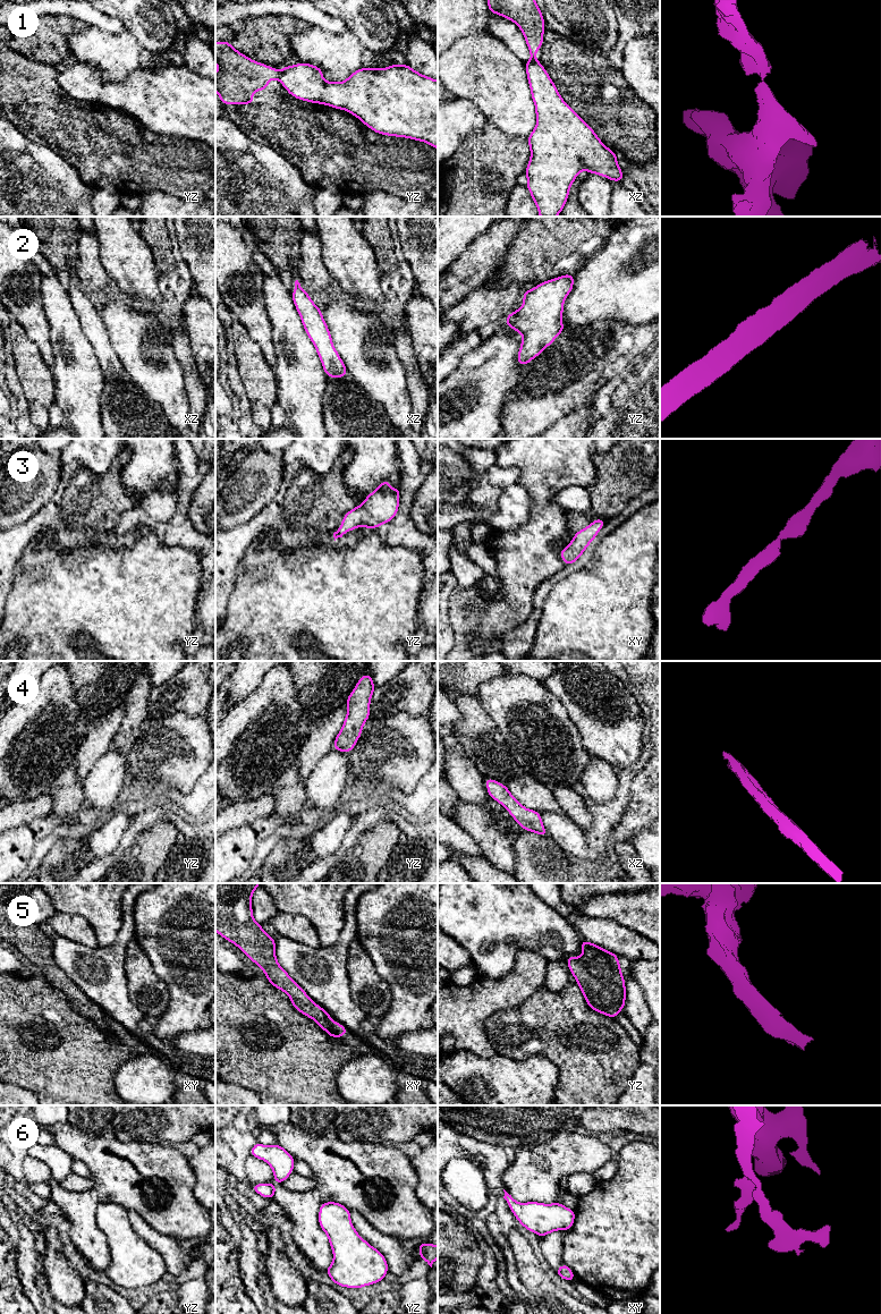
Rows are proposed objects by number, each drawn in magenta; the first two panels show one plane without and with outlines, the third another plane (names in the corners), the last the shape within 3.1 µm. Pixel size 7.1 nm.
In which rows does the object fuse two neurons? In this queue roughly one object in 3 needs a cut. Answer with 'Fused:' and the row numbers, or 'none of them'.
Fused: 1

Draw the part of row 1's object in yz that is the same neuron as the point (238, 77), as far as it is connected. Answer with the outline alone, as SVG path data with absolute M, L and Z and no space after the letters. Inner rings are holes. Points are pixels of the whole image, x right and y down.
M226 41L215 42L215 61L215 91L222 104L253 104L253 93L265 91L270 79L280 77L280 70L249 59Z

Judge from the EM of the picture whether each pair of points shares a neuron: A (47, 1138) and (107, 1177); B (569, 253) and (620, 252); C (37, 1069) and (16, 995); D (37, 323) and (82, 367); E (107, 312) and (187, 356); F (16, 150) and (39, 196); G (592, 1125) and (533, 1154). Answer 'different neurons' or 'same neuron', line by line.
A: different neurons
B: different neurons
C: same neuron
D: different neurons
E: different neurons
F: same neuron
G: different neurons

